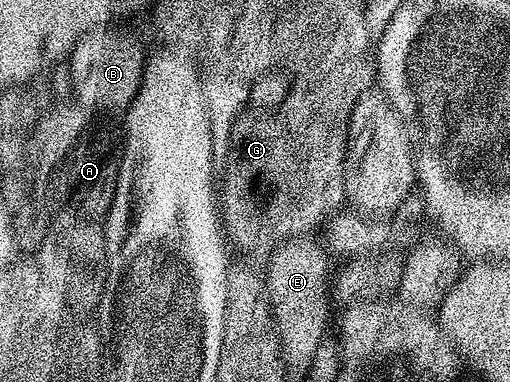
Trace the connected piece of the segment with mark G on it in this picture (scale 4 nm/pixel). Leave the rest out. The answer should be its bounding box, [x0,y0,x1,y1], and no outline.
[220,57,376,253]

